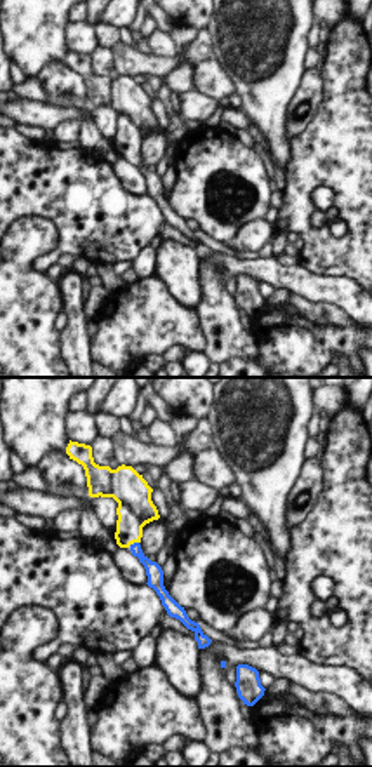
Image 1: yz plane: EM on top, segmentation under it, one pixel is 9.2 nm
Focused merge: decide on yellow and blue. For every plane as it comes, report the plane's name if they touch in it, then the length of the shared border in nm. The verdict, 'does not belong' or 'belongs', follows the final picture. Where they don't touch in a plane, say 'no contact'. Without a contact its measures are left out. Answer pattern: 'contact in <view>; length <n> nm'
contact in yz; length 100 nm

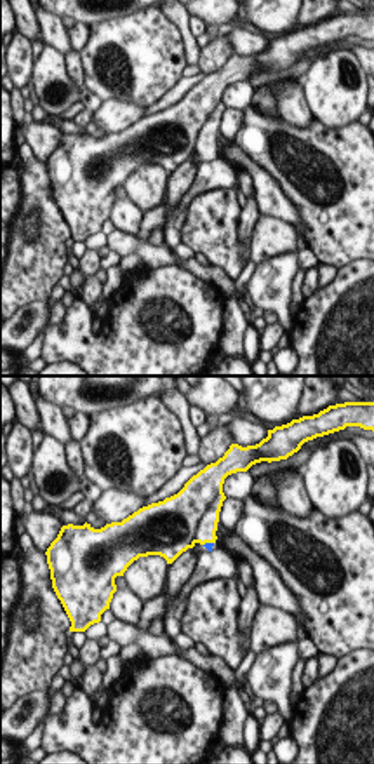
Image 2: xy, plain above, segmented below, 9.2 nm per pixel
contact in xy; length 100 nm

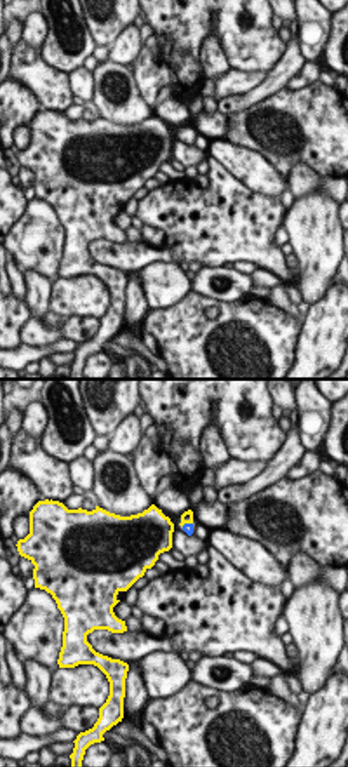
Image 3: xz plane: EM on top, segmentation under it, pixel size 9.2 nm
contact in xz; length 120 nm

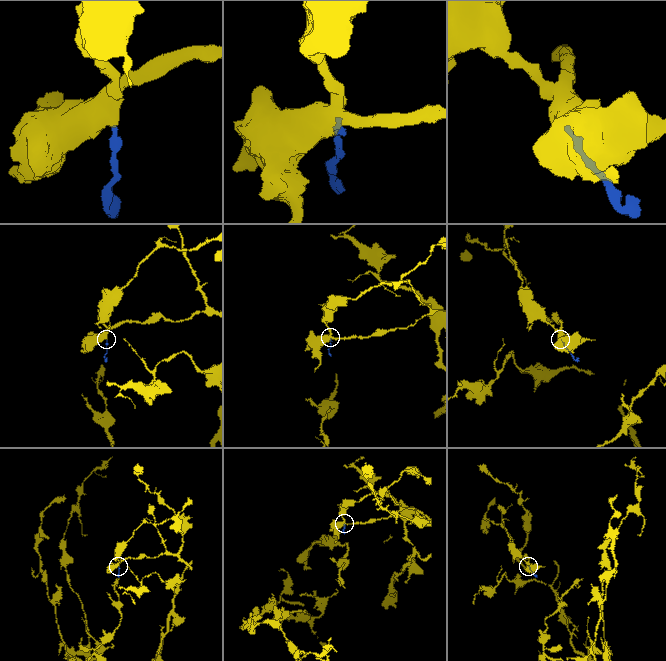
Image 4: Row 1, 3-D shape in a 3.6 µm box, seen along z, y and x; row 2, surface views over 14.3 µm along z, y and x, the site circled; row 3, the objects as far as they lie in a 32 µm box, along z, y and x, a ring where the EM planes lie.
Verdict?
belongs

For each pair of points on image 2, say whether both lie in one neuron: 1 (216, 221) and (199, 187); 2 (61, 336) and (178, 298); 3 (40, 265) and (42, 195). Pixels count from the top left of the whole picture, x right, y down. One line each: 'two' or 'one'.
1: two
2: one
3: one

